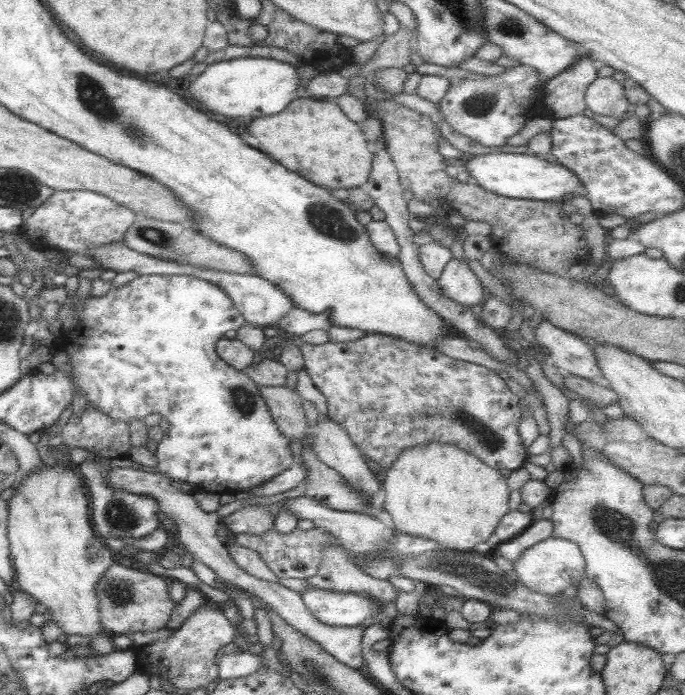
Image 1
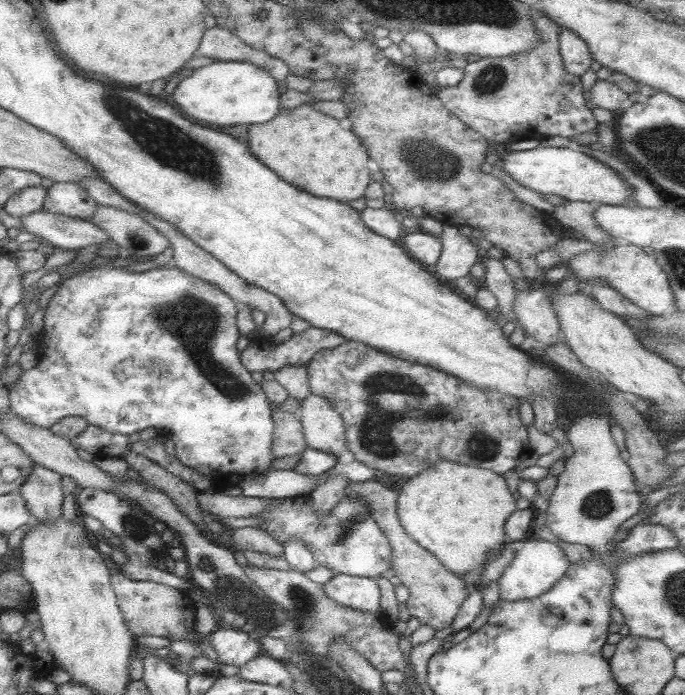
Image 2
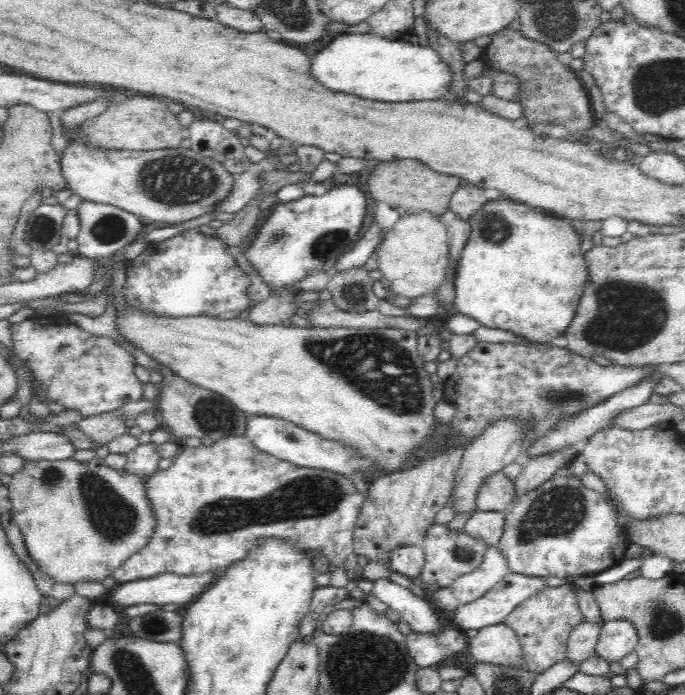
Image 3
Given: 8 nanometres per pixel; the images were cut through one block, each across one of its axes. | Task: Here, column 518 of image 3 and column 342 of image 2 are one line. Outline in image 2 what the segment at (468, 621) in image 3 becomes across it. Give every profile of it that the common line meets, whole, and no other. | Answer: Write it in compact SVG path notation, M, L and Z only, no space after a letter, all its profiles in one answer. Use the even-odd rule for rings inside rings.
M336 574L322 584L324 593L337 604L377 615L380 592L377 577L359 578L347 574Z

